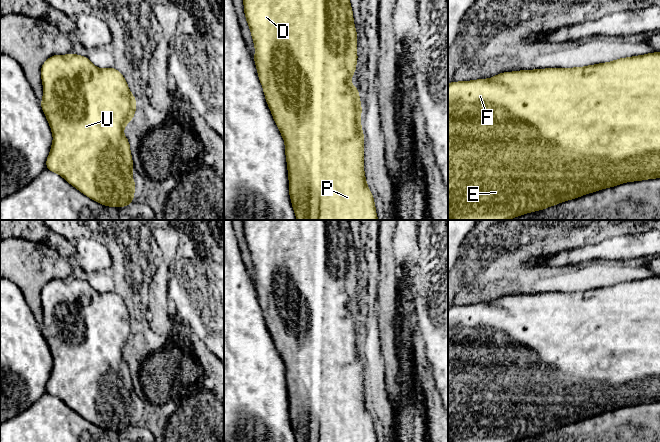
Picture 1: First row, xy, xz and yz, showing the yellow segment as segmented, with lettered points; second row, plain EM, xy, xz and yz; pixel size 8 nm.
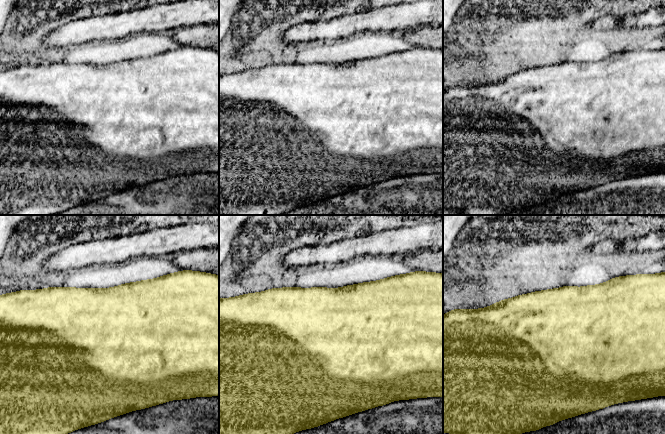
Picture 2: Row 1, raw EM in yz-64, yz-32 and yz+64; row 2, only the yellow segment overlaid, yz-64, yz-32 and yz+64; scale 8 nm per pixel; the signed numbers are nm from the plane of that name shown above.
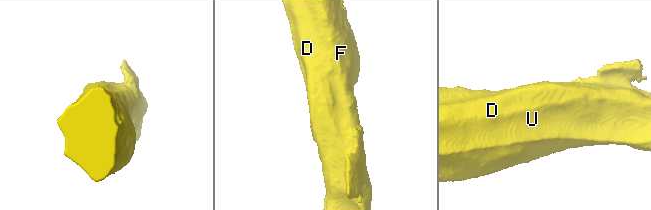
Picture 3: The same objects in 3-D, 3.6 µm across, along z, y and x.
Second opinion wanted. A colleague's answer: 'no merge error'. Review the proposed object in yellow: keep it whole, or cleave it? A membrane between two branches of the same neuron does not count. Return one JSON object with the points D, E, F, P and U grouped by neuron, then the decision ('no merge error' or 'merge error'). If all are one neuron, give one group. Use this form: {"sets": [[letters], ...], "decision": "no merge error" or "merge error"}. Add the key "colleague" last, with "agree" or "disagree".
{"sets": [["D", "E", "F", "P", "U"]], "decision": "no merge error", "colleague": "agree"}

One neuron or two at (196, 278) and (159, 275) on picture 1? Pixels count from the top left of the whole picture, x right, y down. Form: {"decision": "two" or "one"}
{"decision": "two"}

